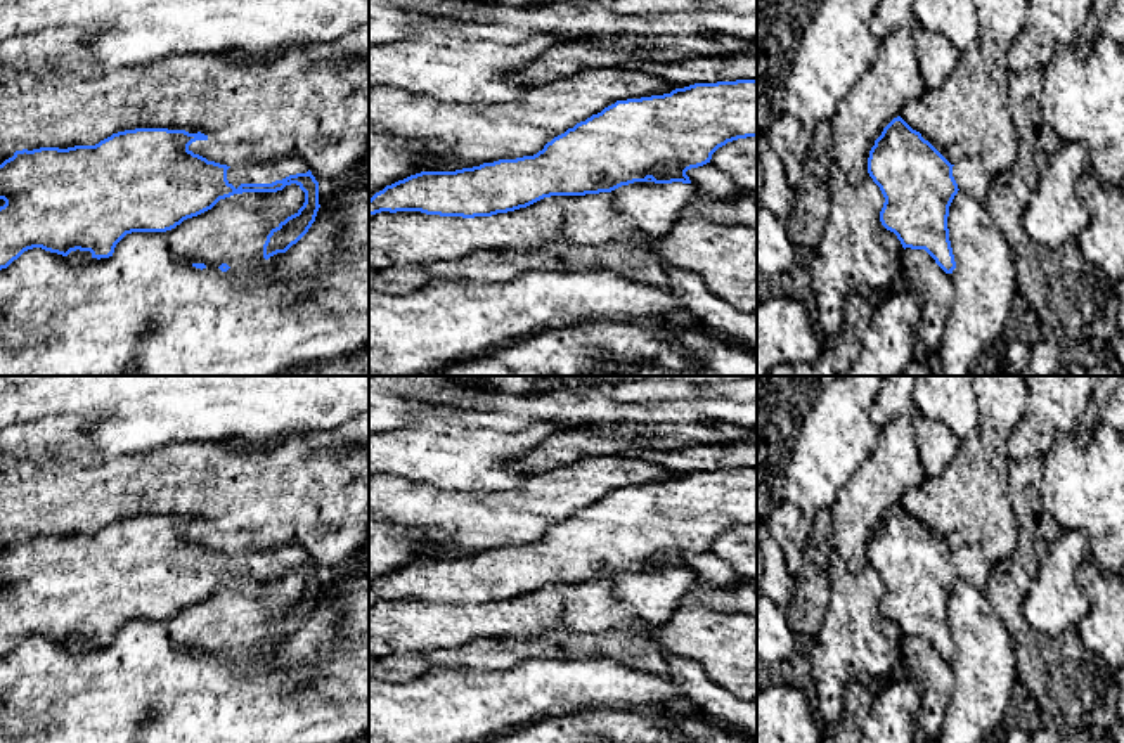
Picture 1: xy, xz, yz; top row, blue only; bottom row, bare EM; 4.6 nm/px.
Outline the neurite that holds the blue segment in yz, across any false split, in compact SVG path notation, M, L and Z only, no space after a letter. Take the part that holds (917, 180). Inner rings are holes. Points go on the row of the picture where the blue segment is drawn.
M901 116L875 140L868 173L885 197L882 225L897 236L904 249L925 249L946 274L953 274L949 206L959 191L984 201L998 177L979 158L951 165Z

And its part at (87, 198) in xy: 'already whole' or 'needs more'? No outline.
needs more

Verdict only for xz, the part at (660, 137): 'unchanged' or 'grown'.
grown

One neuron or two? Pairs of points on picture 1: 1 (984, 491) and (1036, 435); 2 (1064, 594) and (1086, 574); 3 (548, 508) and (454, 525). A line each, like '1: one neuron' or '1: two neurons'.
1: two neurons
2: two neurons
3: one neuron

